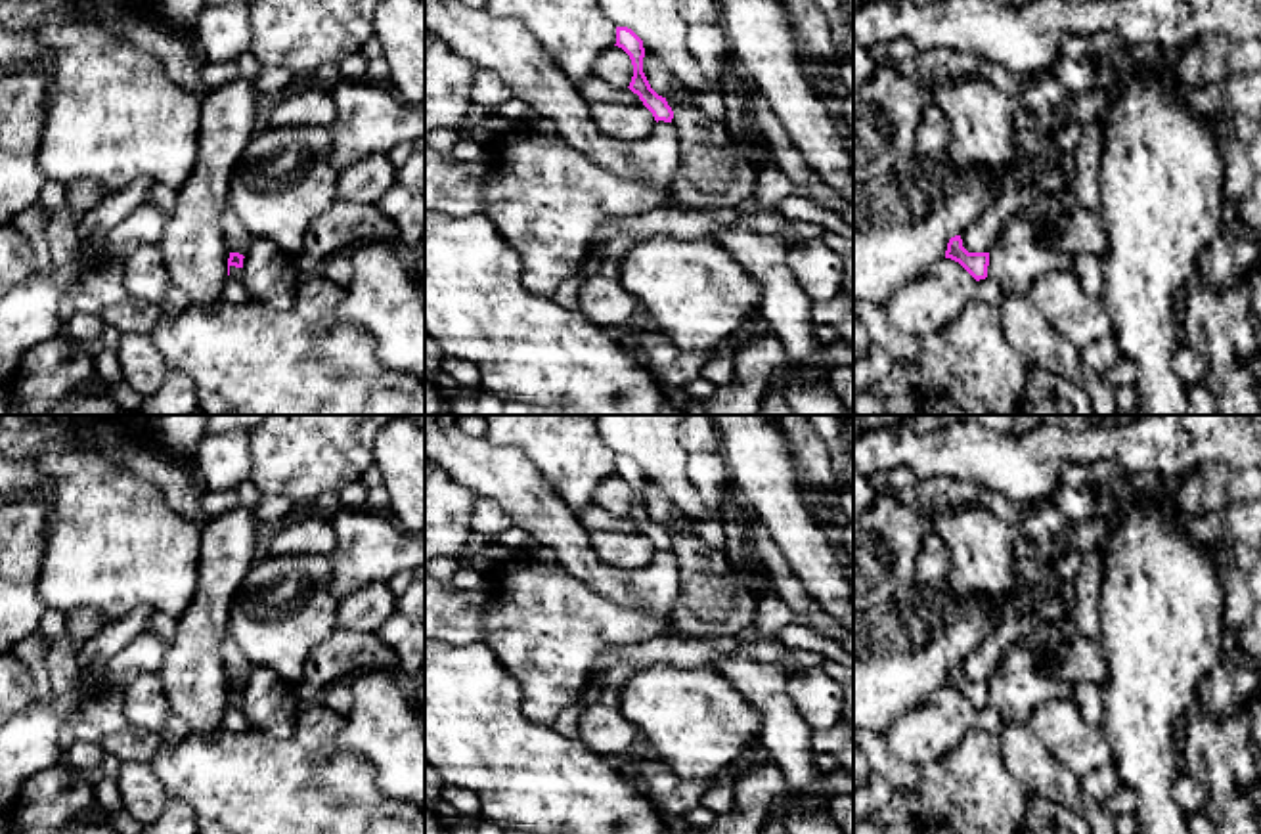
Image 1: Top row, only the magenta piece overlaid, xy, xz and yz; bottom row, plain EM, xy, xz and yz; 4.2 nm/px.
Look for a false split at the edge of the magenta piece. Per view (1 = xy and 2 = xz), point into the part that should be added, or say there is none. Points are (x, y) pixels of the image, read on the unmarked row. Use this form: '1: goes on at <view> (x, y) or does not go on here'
1: does not go on here
2: does not go on here

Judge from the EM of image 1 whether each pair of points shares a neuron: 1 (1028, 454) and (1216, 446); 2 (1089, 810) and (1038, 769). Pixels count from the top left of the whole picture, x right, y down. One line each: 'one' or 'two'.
1: one
2: one

